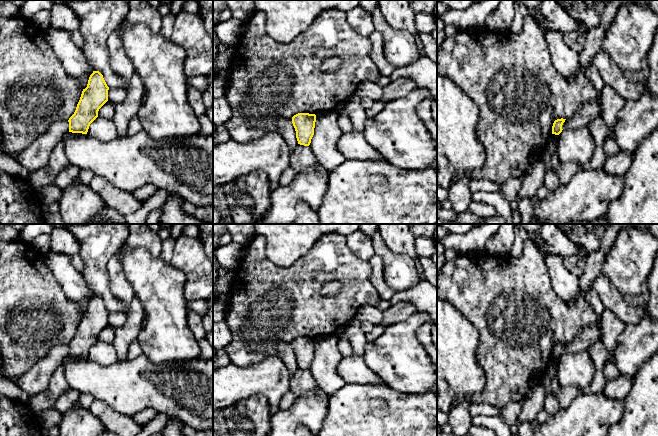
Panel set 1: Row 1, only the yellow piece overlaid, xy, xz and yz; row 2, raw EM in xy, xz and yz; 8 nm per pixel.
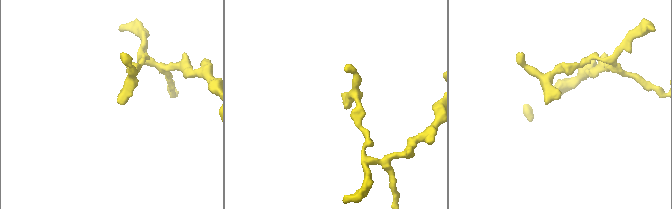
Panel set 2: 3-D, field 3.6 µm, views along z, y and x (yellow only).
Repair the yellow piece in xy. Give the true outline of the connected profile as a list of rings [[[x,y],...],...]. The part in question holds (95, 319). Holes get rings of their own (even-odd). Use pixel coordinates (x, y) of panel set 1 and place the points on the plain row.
[[[93,295],[74,338],[68,344],[69,356],[87,358],[90,348],[98,341],[99,333],[108,325],[108,314],[103,299]]]

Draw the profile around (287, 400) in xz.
[[[290,390],[281,398],[279,409],[282,411],[289,409],[296,398],[297,396]]]

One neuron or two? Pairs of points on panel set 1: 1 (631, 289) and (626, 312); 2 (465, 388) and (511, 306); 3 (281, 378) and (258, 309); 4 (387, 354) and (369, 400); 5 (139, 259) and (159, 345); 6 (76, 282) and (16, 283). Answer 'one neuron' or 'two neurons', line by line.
1: two neurons
2: two neurons
3: two neurons
4: two neurons
5: one neuron
6: two neurons

